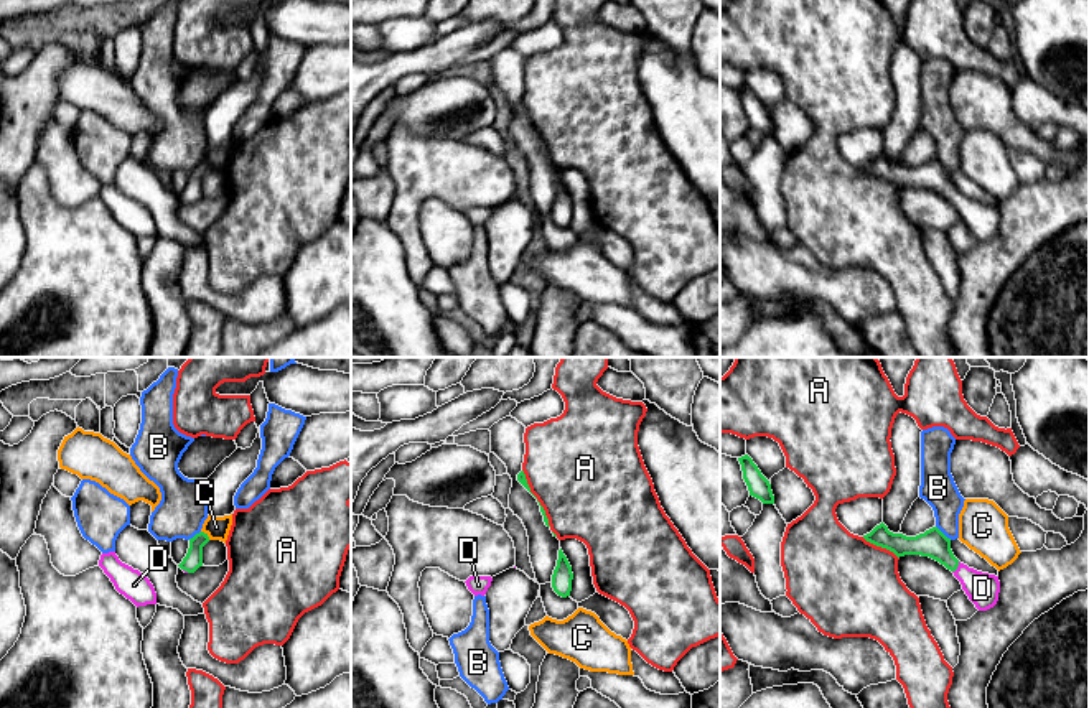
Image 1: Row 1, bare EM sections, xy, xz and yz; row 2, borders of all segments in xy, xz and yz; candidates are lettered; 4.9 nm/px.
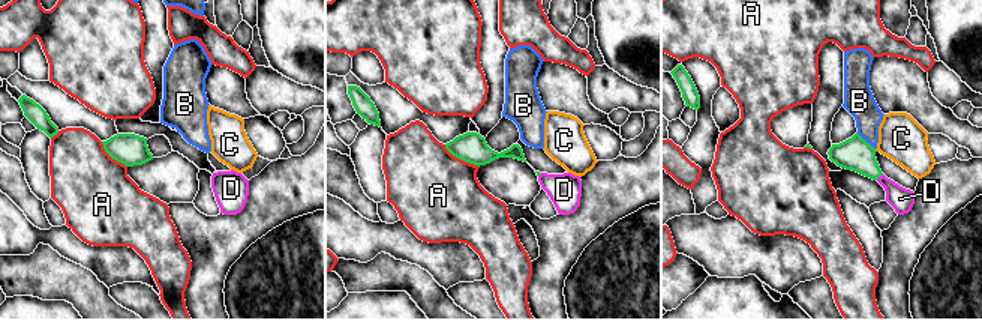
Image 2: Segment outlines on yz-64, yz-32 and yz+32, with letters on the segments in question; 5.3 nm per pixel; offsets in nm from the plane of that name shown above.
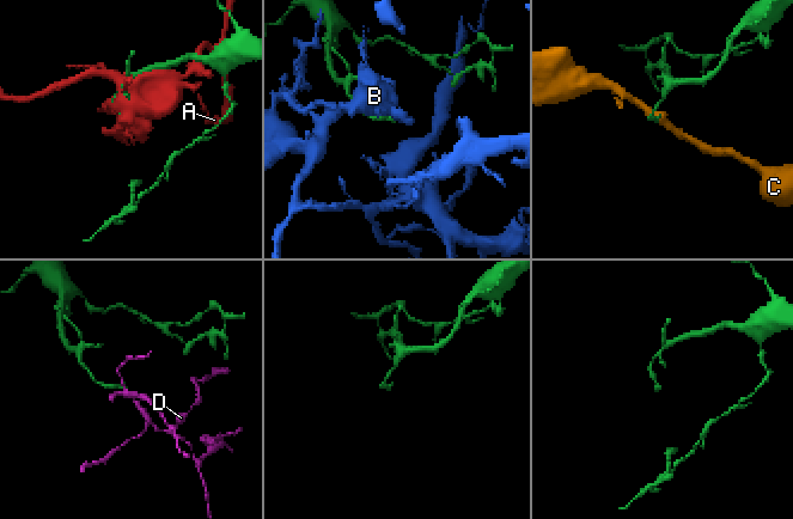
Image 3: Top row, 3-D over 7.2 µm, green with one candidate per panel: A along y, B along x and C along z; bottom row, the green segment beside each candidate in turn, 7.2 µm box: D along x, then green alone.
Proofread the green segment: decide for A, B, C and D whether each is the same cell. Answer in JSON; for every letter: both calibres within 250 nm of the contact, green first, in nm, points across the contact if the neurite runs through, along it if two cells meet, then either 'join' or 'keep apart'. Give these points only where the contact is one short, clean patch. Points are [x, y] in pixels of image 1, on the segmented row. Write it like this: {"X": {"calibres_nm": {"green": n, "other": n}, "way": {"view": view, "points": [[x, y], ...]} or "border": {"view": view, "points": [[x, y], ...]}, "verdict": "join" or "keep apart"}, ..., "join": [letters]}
{"A": {"calibres_nm": {"green": 130, "other": 480}, "verdict": "keep apart"}, "B": {"calibres_nm": {"green": 140, "other": 170}, "verdict": "keep apart"}, "C": {"calibres_nm": {"green": 90, "other": 110}, "border": {"view": "xy", "points": [[201, 530], [210, 539]]}, "verdict": "keep apart"}, "D": {"calibres_nm": {"green": 140, "other": 160}, "way": {"view": "yz", "points": [[933, 544], [958, 565], [982, 588]]}, "verdict": "join"}, "join": ["D"]}

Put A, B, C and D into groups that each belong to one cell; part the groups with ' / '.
A / B / C / D

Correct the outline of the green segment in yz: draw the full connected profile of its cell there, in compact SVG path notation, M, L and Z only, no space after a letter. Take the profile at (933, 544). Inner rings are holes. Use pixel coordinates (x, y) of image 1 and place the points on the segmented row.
M881 522L870 533L863 535L863 538L876 547L893 552L898 558L904 555L921 555L939 561L960 581L962 589L979 611L987 611L998 601L998 576L977 571L960 563L951 550L951 538L947 538L937 527L916 537L906 537L903 533L890 532Z

